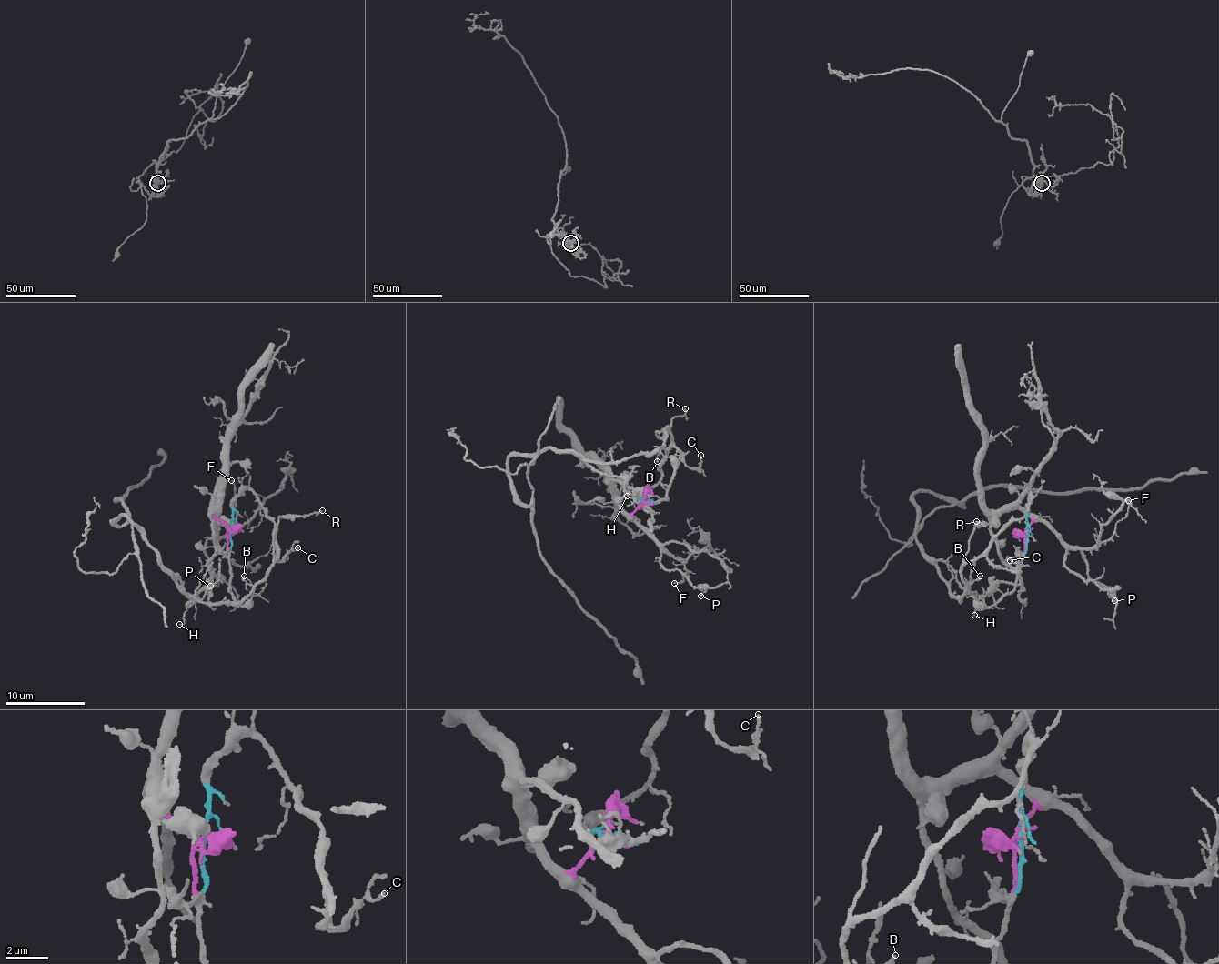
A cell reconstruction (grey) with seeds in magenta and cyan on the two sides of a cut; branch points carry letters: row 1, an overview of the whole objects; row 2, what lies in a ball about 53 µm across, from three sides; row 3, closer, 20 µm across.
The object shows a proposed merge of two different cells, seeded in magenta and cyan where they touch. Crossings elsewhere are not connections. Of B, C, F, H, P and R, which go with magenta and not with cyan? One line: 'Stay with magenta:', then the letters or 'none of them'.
Stay with magenta: F, P

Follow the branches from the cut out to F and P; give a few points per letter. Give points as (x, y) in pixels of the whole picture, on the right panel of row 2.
F: (1025, 532), (1037, 520), (1071, 547), (1093, 548), (1113, 533), (1115, 526), (1125, 516), (1128, 499)
P: (1025, 532), (1032, 523), (1040, 520), (1082, 553), (1088, 577), (1107, 588), (1114, 600)

